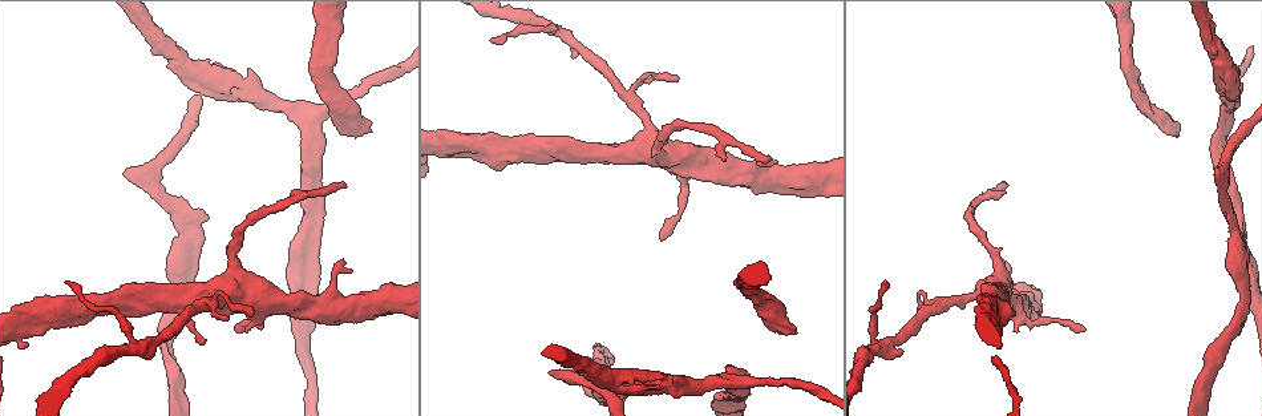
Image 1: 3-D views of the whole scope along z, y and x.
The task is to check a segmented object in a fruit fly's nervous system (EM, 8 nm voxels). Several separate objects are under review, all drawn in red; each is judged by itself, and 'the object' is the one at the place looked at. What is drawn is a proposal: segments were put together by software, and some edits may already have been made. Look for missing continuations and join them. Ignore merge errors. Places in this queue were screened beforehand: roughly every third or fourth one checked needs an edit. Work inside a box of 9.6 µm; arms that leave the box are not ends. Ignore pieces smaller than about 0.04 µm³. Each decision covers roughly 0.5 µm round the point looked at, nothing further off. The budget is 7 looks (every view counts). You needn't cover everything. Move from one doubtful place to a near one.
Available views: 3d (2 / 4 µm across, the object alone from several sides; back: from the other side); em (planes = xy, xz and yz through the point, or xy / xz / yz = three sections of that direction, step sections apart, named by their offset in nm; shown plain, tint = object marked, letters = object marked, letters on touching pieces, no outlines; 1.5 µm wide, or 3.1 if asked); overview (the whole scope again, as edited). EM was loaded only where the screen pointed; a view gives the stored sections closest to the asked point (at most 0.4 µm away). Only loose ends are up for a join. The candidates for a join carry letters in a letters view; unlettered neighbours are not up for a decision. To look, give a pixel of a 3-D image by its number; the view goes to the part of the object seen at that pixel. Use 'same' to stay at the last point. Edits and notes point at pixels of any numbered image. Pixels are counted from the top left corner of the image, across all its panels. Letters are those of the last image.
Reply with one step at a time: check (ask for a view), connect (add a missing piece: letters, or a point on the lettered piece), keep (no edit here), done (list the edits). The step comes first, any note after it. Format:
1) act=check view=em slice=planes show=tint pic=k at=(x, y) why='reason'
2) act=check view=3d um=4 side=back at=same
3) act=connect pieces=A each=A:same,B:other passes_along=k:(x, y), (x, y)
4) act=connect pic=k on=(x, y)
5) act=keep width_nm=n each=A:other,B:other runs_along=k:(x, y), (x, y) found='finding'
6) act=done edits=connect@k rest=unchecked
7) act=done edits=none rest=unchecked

act=check view=em slice=yz step=4 show=letters pic=1 at=(549, 371) why='branch stops here'

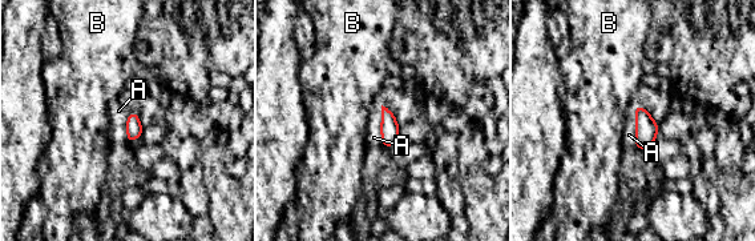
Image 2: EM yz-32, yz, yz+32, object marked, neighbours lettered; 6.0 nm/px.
act=check view=em slice=planes show=letters at=same

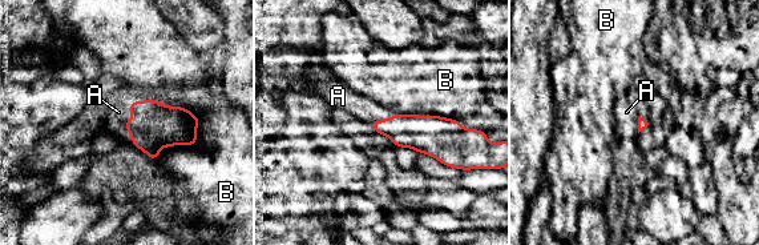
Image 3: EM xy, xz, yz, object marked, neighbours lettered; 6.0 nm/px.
act=connect pieces=A each=A:same,B:other passes_along=3:(153, 125), (125, 123), (118, 112) found='the neuron continues'

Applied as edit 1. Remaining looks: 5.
act=check view=3d um=4 pic=1 at=(197, 211) why='free end'

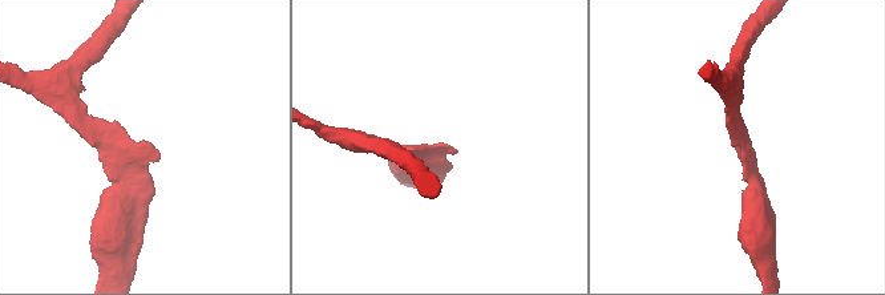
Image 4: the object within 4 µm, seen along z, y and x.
act=check view=em slice=planes show=plain pic=4 at=(445, 146) arm_widths_nm=190,220 why='need the tissue'

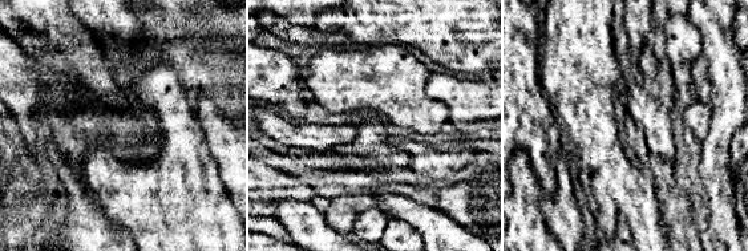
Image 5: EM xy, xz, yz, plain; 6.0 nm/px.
act=check view=em slice=planes show=letters at=same why='see the neighbours'

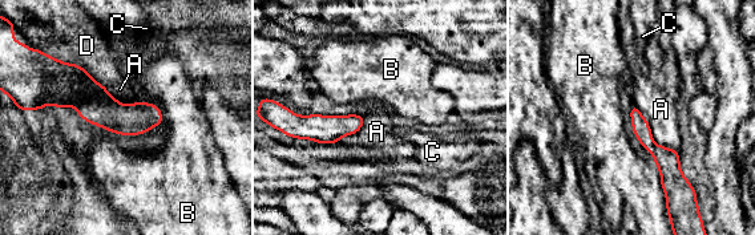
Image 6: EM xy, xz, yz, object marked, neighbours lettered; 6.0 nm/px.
act=keep each=A:other,B:other,C:other,D:other runs_along=6:(634, 110), (674, 182) found='none of them fits'

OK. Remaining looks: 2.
act=check view=em slice=planes show=tint pic=1 at=(368, 132) why='branch stops here'

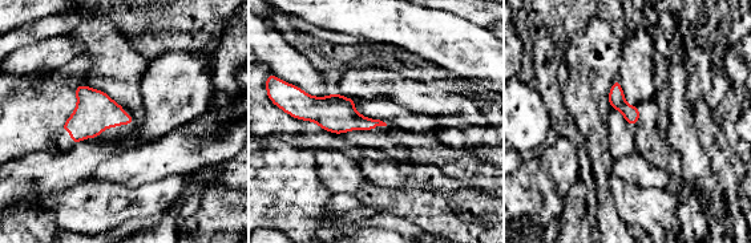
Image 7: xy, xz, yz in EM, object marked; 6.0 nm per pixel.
act=check view=em slice=planes show=letters at=same why='see the neighbours'

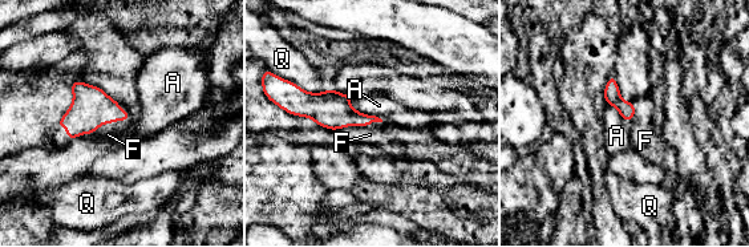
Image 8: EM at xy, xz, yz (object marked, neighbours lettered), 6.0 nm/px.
act=connect pieces=F each=A:other,F:same,Q:other passes_along=8:(331, 109), (363, 125), (365, 133) found='the neuron continues'

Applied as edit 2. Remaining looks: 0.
act=done edits=connect@3,connect@8 rest=unchecked

